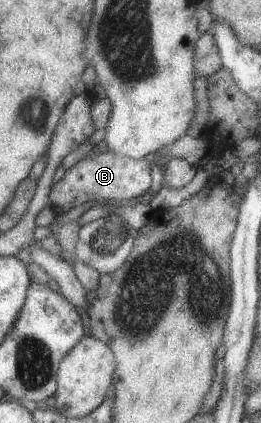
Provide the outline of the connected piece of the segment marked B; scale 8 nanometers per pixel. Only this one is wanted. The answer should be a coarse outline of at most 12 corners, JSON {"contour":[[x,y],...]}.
{"contour":[[95,152],[50,187],[48,203],[69,211],[138,198],[149,162]]}

